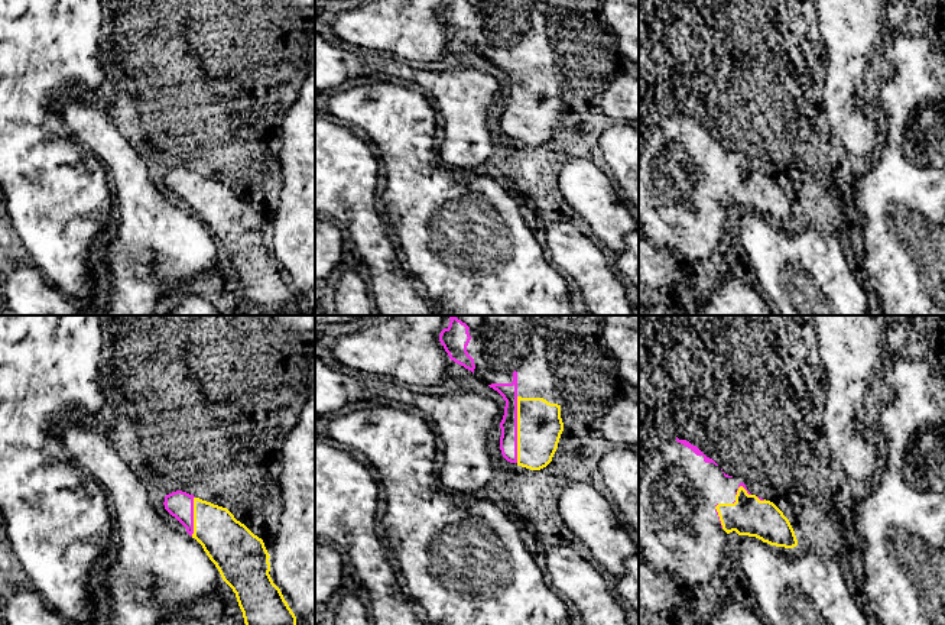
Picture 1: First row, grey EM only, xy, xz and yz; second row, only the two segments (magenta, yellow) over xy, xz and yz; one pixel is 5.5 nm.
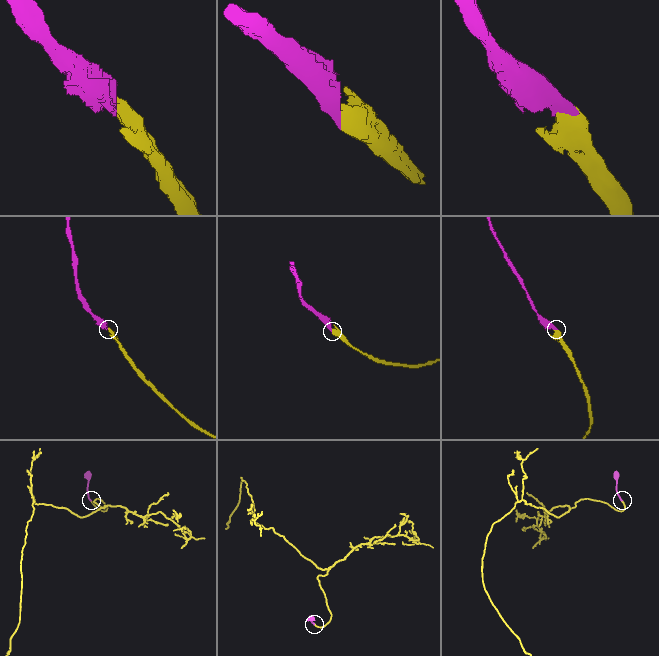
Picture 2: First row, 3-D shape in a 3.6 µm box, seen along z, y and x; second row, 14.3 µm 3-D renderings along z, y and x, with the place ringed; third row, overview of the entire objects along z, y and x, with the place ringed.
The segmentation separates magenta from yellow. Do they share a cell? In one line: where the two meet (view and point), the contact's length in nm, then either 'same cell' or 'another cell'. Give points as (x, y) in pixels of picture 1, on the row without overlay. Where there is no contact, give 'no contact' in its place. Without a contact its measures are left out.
meets magenta in xz at (516, 106); contact 360 nm long; same cell

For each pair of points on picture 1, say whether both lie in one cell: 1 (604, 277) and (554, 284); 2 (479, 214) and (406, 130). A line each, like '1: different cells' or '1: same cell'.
1: different cells
2: same cell

